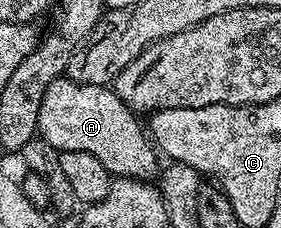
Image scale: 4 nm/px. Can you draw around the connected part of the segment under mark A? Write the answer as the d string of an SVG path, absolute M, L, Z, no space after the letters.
M63 75L55 79L44 93L37 136L52 143L52 147L61 154L88 151L96 155L96 159L100 159L115 178L134 177L137 181L150 181L159 176L159 154L143 122L141 125L138 121L141 121L139 114L127 107L113 88L76 83Z

